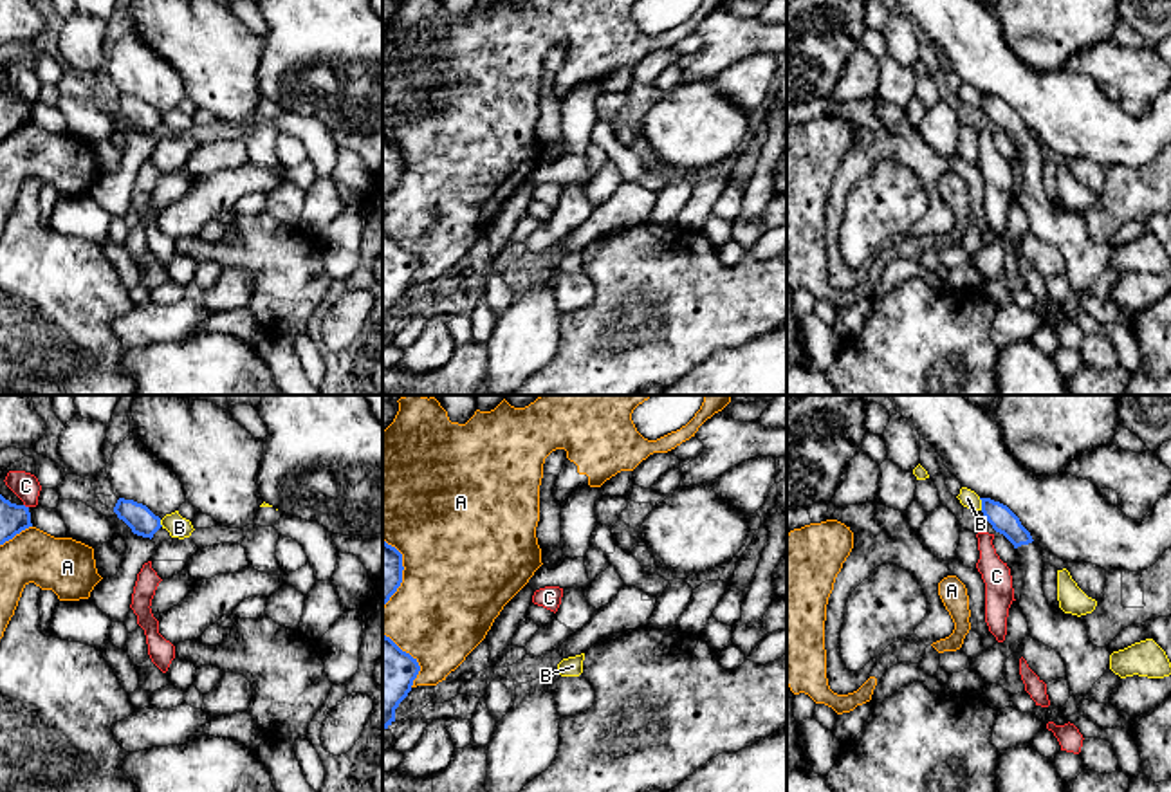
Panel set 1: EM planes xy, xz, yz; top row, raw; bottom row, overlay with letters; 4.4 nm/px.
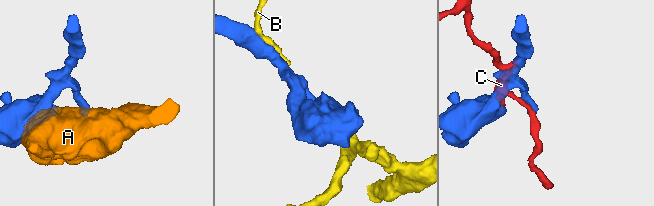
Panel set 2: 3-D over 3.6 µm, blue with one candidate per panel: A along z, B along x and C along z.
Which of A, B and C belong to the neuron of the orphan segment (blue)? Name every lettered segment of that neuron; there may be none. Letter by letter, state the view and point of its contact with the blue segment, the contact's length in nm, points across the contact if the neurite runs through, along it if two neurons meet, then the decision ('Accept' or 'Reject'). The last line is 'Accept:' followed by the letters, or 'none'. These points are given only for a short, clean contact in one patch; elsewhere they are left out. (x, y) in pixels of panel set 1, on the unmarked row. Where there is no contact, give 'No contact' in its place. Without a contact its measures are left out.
A: Touches blue at xy (15, 130). Shared border 170 nm. Reject
B: Touches blue at yz (982, 100). Shared border 60 nm. Reject
C: Touches blue at xy (24, 101). Shared border 30 nm. Reject
Accept: none

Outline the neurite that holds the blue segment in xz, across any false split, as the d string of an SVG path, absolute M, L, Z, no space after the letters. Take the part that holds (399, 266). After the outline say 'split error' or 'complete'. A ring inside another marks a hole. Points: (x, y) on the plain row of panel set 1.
M383 229L383 328L395 318L395 305L411 287L420 262Z | complete

